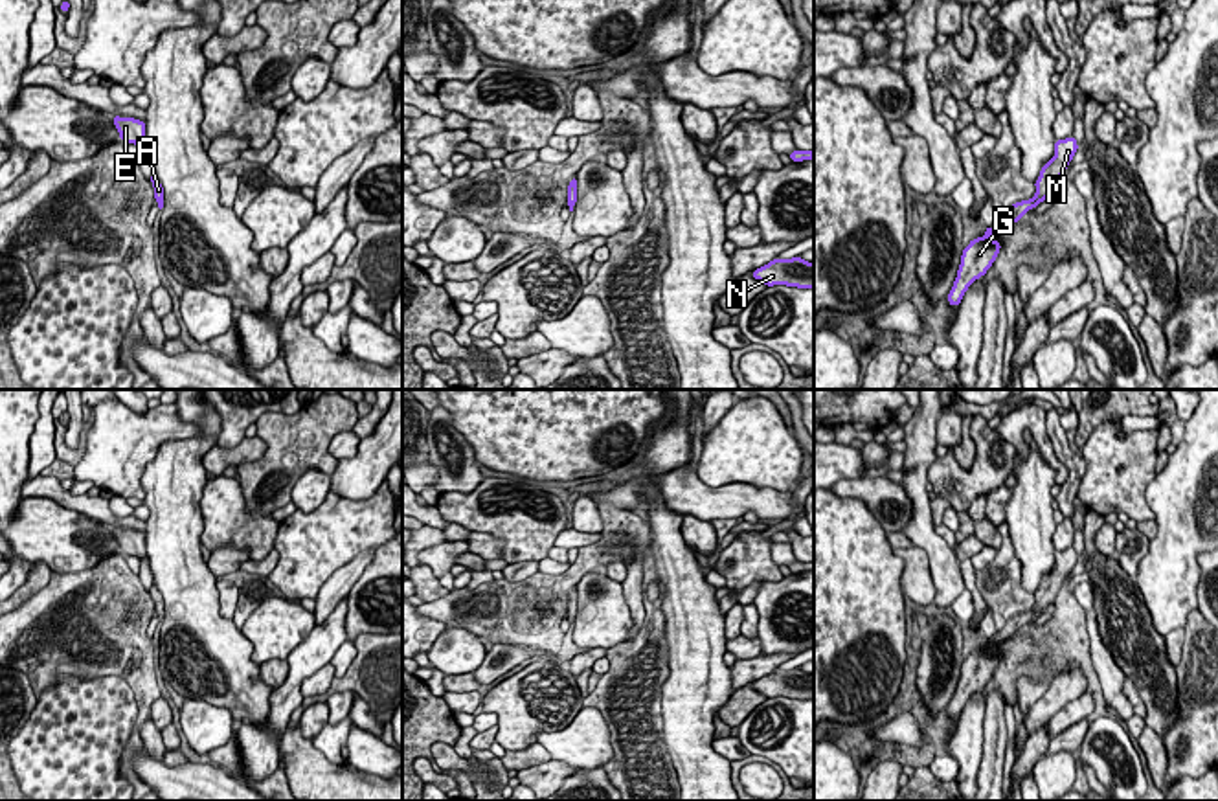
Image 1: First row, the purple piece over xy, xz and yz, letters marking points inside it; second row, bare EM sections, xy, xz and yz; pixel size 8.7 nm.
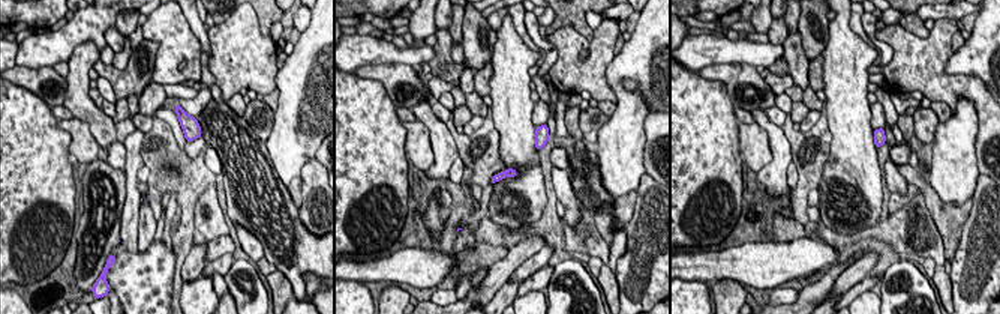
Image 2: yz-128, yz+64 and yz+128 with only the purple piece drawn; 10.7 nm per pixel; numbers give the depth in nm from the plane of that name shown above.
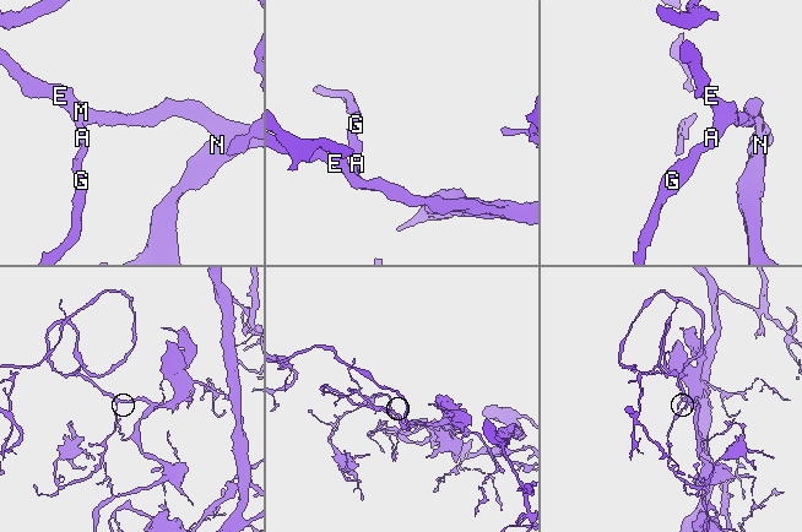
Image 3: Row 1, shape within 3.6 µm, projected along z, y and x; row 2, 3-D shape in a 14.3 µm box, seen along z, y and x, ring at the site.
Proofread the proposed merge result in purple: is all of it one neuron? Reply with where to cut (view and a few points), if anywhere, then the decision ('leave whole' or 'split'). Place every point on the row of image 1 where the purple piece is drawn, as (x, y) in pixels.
no cut; leave whole

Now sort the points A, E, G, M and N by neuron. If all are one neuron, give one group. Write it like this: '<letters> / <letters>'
A E G M N

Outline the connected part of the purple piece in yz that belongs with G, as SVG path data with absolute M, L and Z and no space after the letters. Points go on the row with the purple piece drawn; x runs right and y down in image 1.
M1073 136L1066 140L1054 140L1054 156L1042 167L1038 180L1034 182L1036 195L1029 200L1021 200L1012 204L1007 213L992 226L985 228L985 237L976 237L970 241L966 248L963 248L961 265L957 270L957 277L953 281L952 290L948 292L948 303L957 307L968 290L968 287L987 274L987 270L996 261L1001 244L990 235L998 235L1007 230L1014 222L1018 222L1029 209L1034 209L1040 202L1043 202L1049 193L1054 189L1056 182L1067 169L1075 152L1078 151L1078 143Z

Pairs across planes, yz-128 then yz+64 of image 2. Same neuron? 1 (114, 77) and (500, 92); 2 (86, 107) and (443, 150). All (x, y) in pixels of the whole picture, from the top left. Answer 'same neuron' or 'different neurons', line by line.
1: different neurons
2: same neuron

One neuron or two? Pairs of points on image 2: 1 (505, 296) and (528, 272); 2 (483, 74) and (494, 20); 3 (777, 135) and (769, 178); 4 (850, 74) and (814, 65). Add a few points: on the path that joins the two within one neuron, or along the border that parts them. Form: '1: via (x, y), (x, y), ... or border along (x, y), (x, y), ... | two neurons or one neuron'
1: via (510, 290), (522, 278) | one neuron
2: border along (486, 18), (495, 32) | two neurons
3: via (778, 146), (777, 167) | one neuron
4: border along (829, 33), (822, 54), (823, 89) | two neurons

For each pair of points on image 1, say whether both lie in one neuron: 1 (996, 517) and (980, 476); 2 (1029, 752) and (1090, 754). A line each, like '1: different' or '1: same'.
1: same
2: different

